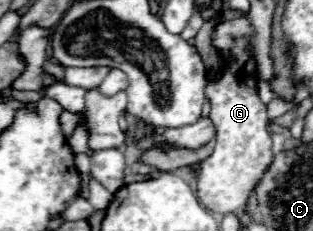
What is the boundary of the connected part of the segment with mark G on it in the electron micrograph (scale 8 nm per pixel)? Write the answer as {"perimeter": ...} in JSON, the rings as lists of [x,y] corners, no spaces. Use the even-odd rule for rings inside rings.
{"perimeter":[[[247,16],[235,18],[235,20],[225,20],[215,26],[211,34],[211,44],[219,52],[223,60],[223,72],[217,80],[207,84],[205,96],[211,104],[209,118],[217,130],[215,134],[215,150],[209,158],[199,160],[191,164],[189,168],[197,172],[197,196],[203,206],[207,206],[215,214],[231,214],[239,212],[245,208],[247,198],[267,172],[267,168],[273,162],[273,152],[271,152],[271,136],[265,130],[267,126],[267,106],[261,102],[257,94],[257,82],[259,82],[259,72],[257,72],[257,62],[255,62],[255,48],[253,48],[253,38],[255,38],[255,28]]]}

